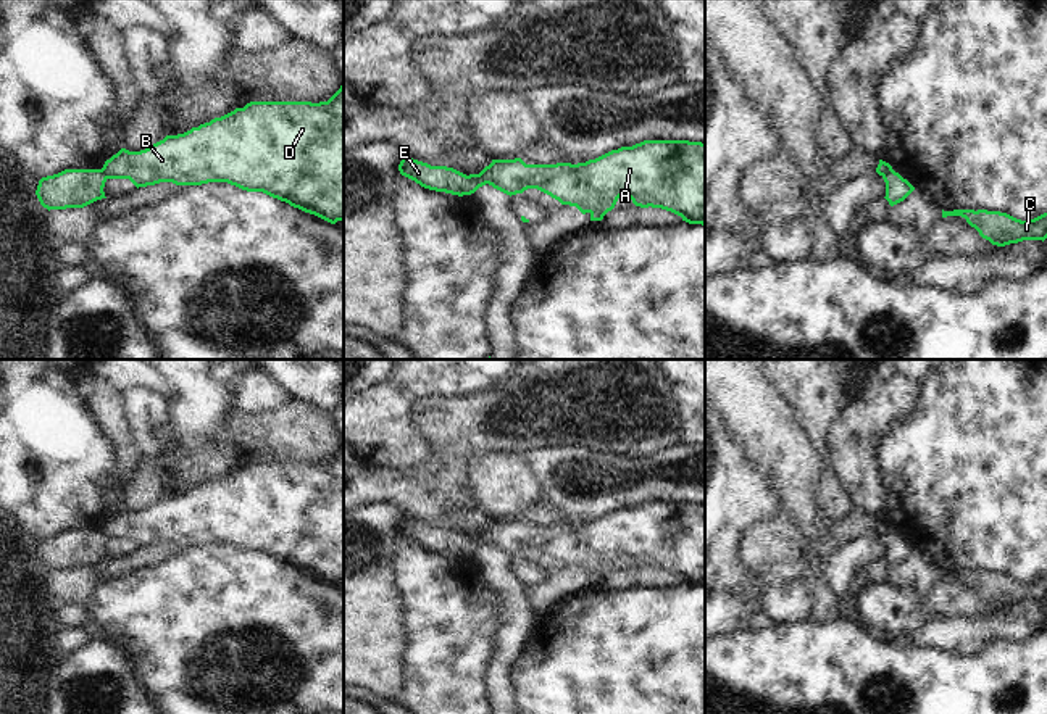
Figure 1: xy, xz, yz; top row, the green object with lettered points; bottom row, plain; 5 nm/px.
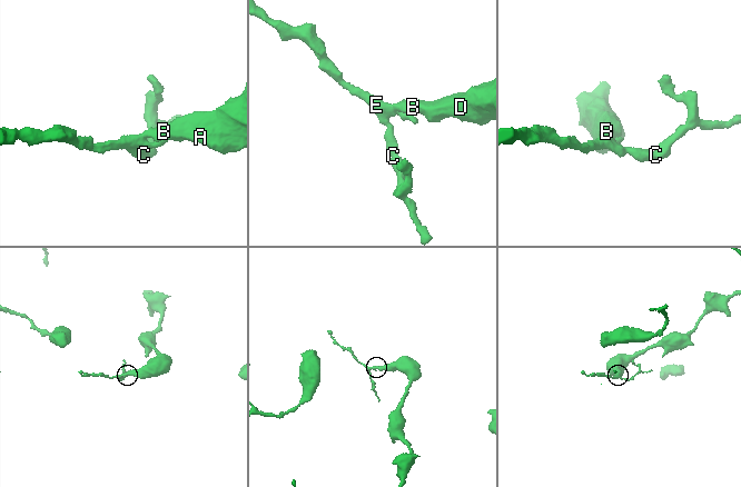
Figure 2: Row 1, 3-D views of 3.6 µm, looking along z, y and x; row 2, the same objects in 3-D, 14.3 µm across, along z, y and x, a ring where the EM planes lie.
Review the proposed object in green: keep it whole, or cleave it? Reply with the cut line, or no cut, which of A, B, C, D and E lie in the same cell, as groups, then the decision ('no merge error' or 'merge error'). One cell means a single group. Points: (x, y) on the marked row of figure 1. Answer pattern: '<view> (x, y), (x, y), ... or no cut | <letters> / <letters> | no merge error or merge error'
xz (467, 176), (475, 190) | A B D / C E | merge error

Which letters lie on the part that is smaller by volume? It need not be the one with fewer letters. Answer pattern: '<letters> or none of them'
C, E

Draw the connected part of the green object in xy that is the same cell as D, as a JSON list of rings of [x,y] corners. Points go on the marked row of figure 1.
[[[344,81],[327,102],[250,102],[145,150],[121,148],[102,171],[108,179],[129,179],[137,189],[160,182],[227,182],[336,224],[344,221]]]

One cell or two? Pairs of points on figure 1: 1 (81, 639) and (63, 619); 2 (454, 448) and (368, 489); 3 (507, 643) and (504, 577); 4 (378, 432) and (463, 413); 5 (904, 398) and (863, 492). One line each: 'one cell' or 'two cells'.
1: two cells
2: one cell
3: one cell
4: two cells
5: one cell

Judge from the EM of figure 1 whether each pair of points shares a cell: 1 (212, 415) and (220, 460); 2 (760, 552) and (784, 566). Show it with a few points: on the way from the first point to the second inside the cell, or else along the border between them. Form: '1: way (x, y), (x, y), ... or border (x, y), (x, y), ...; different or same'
1: way (212, 426), (218, 448); same
2: way (767, 552), (778, 560); same

